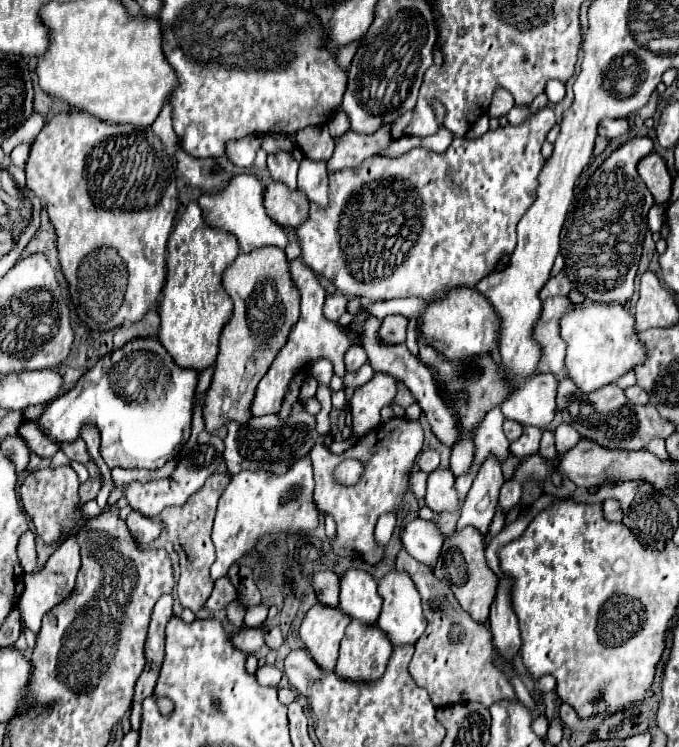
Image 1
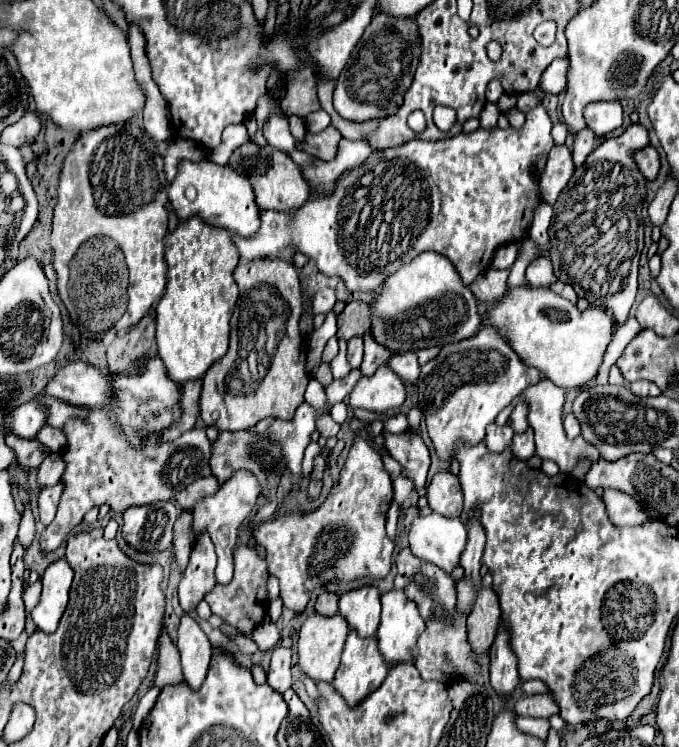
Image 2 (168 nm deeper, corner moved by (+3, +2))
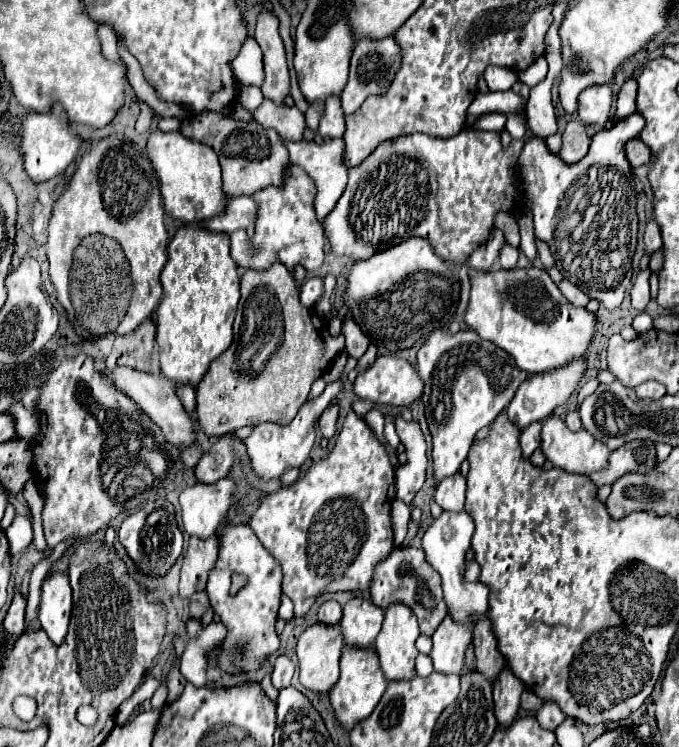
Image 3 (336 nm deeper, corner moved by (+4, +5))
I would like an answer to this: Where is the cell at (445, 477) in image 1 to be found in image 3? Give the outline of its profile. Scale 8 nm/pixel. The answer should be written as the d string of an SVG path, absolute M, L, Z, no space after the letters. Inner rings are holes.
M455 473L435 487L435 503L443 511L461 511L465 503L465 477Z

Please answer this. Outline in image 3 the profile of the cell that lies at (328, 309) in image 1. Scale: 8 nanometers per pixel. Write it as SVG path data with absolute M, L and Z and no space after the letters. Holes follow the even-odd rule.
M311 277L301 287L301 303L305 307L313 307L315 301L321 297L321 293L323 293L323 279L321 277Z

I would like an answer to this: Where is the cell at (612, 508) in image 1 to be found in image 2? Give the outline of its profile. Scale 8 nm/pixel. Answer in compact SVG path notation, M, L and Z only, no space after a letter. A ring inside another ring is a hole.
M604 490L602 498L608 508L610 520L616 526L636 526L636 524L644 524L644 522L652 520L652 516L646 512L646 508L642 508L642 504L638 504L626 492Z

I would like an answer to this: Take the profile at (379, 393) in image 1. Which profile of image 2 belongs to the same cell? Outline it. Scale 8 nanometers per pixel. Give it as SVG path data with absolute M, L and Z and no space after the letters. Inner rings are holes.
M382 364L374 376L362 376L350 394L352 408L364 408L376 414L400 408L404 400L406 384L388 364Z

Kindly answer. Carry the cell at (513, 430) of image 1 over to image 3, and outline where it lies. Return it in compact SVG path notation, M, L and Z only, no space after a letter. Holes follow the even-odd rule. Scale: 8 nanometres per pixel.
M585 357L581 361L571 361L569 365L565 365L565 369L557 369L553 373L541 373L541 375L529 377L527 381L521 383L513 401L507 407L509 421L515 423L519 429L525 429L529 423L549 417L559 405L563 405L575 393L579 381L583 379L583 373L585 373Z

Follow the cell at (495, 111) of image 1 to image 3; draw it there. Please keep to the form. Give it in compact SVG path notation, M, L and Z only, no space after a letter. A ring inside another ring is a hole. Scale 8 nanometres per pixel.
M489 67L485 71L485 81L489 85L489 91L507 91L513 87L513 83L517 81L515 73L509 69L501 69L501 67Z

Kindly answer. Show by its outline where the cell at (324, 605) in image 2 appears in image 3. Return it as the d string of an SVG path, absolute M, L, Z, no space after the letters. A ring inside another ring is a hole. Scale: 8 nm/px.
M325 601L319 607L317 617L319 617L319 623L325 623L325 625L339 623L339 619L341 619L341 605L337 601Z

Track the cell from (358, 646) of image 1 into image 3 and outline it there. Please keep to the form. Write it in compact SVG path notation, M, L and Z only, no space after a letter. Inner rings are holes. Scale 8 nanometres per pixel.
M345 645L341 651L341 677L329 691L329 699L335 709L335 717L343 725L345 731L351 729L355 723L363 721L365 717L369 717L369 713L375 709L379 699L383 697L385 687L387 687L387 679L381 673L379 657L375 649L373 647L361 649L361 647Z

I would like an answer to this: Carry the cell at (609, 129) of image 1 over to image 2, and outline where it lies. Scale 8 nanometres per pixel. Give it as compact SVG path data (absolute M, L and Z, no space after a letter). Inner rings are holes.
M618 100L594 102L584 108L584 118L586 118L588 128L594 130L594 134L602 138L622 126L622 106Z

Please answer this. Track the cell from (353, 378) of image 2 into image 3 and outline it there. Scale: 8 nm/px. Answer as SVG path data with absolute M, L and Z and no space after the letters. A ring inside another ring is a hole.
M353 357L347 359L347 365L341 373L339 379L327 383L325 391L313 399L313 401L305 401L297 413L297 417L289 423L289 425L277 425L277 423L261 423L253 429L253 433L245 439L245 445L247 445L247 453L249 453L249 459L251 459L251 467L265 479L271 479L271 477L281 477L287 469L291 467L301 467L307 457L309 457L309 451L313 447L313 441L315 441L315 433L317 433L317 421L321 417L321 413L331 405L331 401L343 391L343 379L355 369L357 361Z

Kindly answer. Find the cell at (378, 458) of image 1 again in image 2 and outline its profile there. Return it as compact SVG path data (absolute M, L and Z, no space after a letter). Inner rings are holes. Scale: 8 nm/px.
M356 436L338 484L332 486L332 492L318 508L312 512L288 512L252 528L254 542L266 550L270 574L280 580L280 598L286 608L300 614L308 604L300 602L300 598L320 586L352 582L364 576L384 578L390 572L394 542L386 536L384 520L392 498L392 478L384 468L382 456L366 438Z

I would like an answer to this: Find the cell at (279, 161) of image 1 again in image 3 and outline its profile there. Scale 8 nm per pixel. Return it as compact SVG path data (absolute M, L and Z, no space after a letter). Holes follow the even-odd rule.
M261 7L253 35L263 51L263 63L265 63L265 83L261 91L263 97L273 101L275 105L285 105L285 97L289 95L289 71L283 41L279 37L277 27L279 27L277 17L265 7Z

